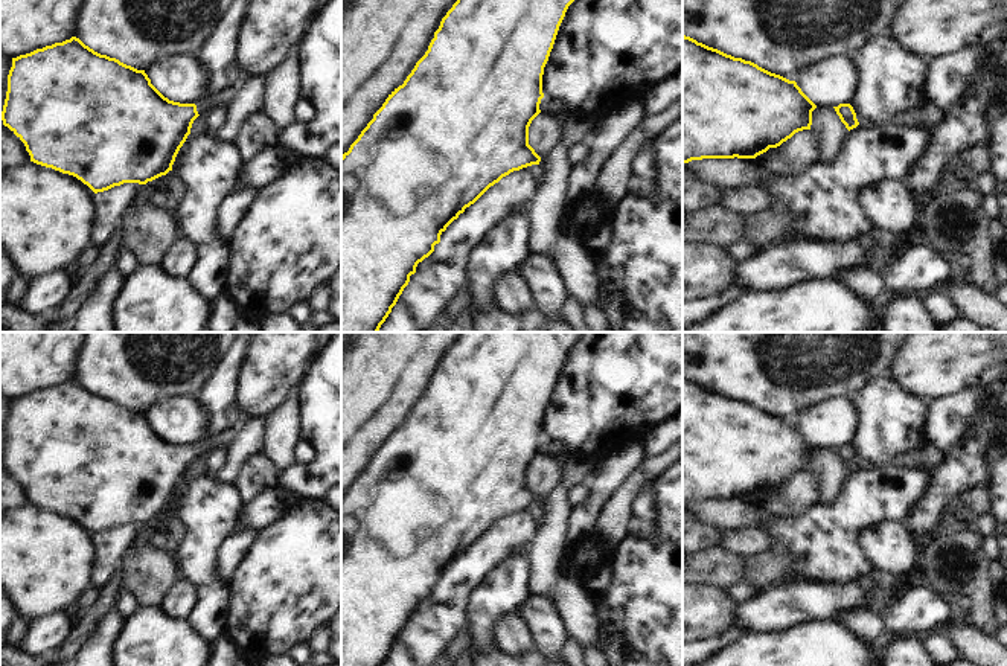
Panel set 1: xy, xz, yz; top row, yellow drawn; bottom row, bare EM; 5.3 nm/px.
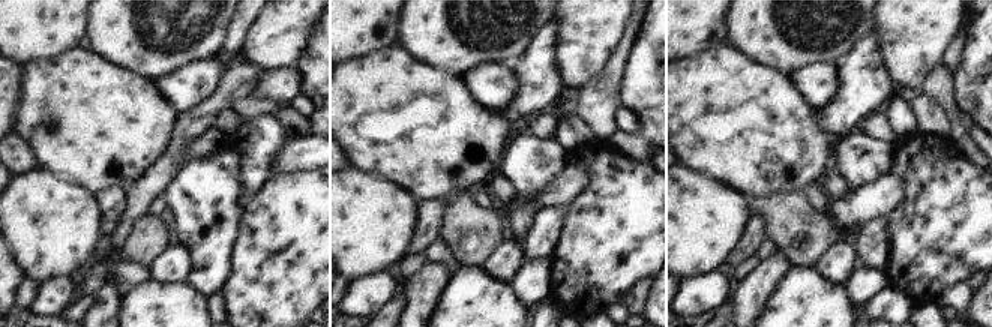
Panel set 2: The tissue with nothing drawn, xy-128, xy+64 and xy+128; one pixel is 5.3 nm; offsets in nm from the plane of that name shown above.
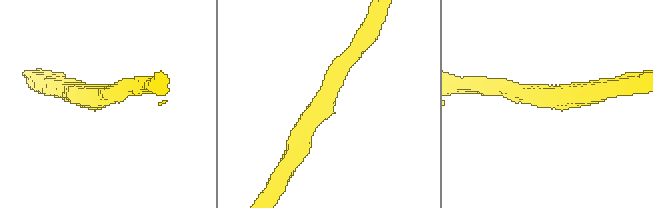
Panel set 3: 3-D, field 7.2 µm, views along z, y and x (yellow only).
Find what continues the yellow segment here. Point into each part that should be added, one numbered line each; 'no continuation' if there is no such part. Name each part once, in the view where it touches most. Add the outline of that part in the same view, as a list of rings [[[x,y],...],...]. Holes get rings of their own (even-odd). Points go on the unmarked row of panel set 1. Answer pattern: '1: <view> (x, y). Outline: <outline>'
1: xy (223, 438). Outline: [[[224,428],[210,437],[201,437],[193,442],[178,442],[180,445],[195,445],[198,456],[204,456],[215,445],[227,445],[235,434],[235,428]]]

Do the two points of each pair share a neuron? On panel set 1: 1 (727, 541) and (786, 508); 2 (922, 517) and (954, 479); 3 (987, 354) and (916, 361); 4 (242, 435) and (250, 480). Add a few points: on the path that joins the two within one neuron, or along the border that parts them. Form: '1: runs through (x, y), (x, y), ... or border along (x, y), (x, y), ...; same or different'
1: border along (760, 525), (727, 528); different
2: runs through (931, 508), (936, 497), (945, 488); same
3: runs through (969, 354), (943, 354), (934, 360); same
4: border along (258, 450), (238, 468), (232, 480); different

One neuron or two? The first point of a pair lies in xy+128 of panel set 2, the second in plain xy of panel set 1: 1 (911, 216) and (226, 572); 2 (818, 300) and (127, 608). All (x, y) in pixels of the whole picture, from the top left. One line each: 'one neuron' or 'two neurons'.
1: two neurons
2: two neurons

